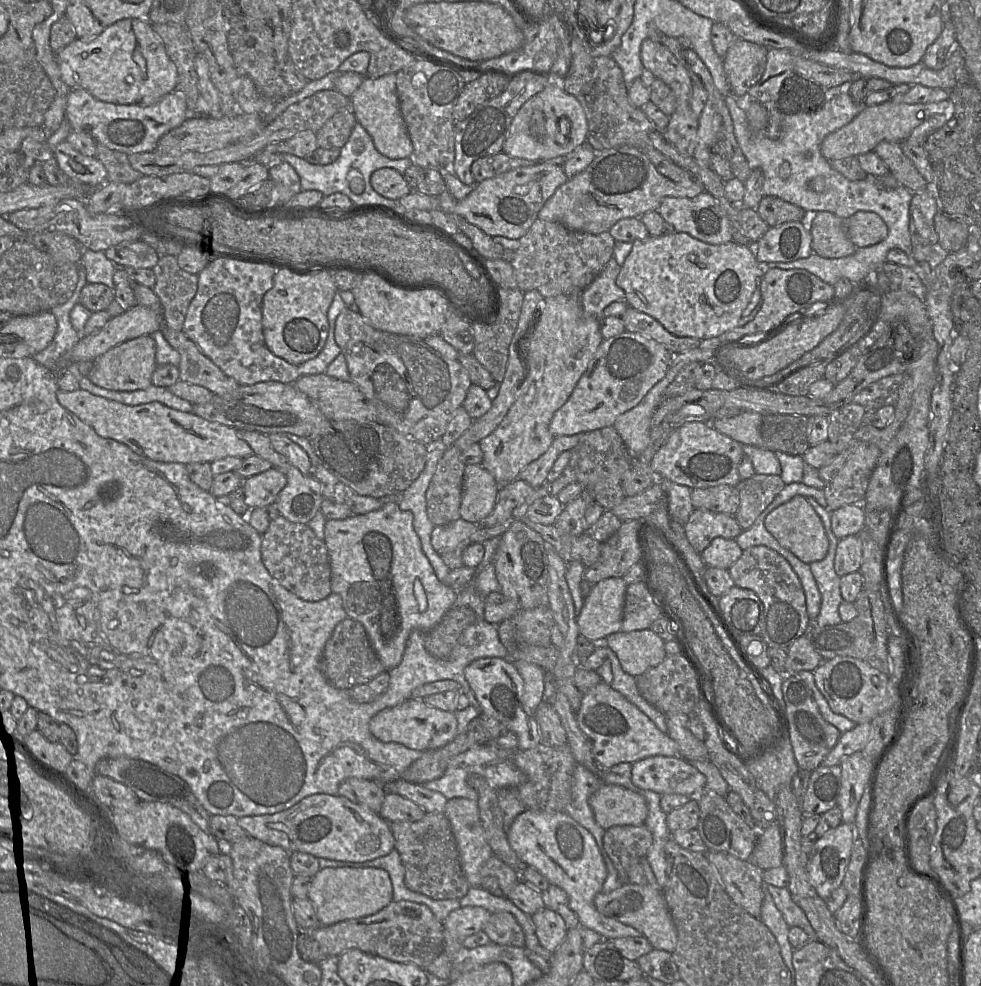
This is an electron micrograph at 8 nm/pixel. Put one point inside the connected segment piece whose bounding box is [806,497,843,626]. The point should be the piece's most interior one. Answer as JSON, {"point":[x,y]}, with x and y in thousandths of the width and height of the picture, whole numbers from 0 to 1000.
{"point":[844,590]}

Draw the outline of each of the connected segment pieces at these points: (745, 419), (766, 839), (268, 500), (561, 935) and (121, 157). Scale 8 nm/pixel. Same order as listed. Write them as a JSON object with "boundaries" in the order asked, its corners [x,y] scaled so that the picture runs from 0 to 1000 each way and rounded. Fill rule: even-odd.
{"boundaries":[[[[756,418],[742,424],[727,425],[725,432],[756,451],[775,452],[778,422],[772,418]]],[[[792,831],[783,840],[780,840],[772,851],[765,873],[778,883],[797,877],[797,850]]],[[[280,474],[249,486],[247,495],[251,512],[258,516],[279,511],[292,490],[291,481]]],[[[559,920],[540,929],[550,957],[565,967],[577,950],[578,941],[574,931]]],[[[98,145],[97,159],[104,164],[109,172],[109,184],[133,187],[146,176],[135,170],[130,157]]]]}

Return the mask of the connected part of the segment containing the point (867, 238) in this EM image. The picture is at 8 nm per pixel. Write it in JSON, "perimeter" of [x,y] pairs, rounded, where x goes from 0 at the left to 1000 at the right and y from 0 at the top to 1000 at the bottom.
{"perimeter":[[[875,214],[861,223],[862,236],[873,252],[892,248],[905,238],[905,230],[891,215]]]}

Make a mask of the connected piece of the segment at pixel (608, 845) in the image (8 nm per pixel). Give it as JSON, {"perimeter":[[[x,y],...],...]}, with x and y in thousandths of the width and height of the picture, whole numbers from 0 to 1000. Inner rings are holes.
{"perimeter":[[[625,838],[615,848],[615,860],[630,885],[633,897],[640,895],[643,876],[659,869],[666,855],[663,842],[651,838]]]}

